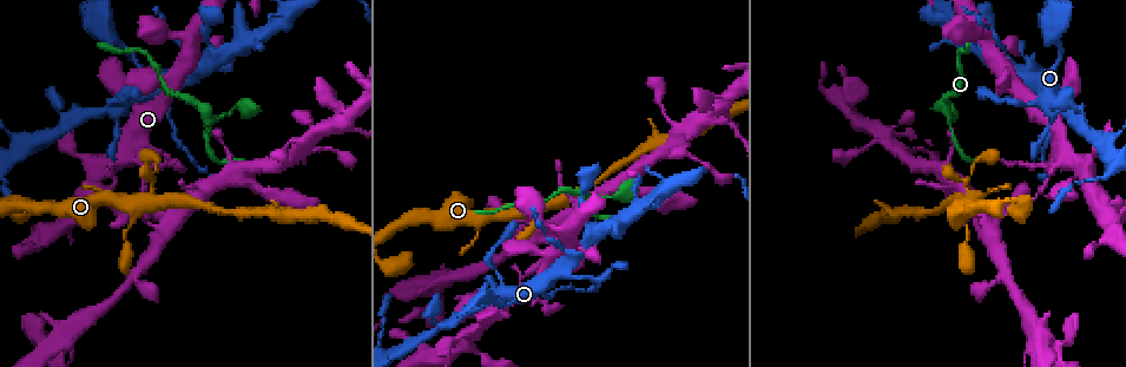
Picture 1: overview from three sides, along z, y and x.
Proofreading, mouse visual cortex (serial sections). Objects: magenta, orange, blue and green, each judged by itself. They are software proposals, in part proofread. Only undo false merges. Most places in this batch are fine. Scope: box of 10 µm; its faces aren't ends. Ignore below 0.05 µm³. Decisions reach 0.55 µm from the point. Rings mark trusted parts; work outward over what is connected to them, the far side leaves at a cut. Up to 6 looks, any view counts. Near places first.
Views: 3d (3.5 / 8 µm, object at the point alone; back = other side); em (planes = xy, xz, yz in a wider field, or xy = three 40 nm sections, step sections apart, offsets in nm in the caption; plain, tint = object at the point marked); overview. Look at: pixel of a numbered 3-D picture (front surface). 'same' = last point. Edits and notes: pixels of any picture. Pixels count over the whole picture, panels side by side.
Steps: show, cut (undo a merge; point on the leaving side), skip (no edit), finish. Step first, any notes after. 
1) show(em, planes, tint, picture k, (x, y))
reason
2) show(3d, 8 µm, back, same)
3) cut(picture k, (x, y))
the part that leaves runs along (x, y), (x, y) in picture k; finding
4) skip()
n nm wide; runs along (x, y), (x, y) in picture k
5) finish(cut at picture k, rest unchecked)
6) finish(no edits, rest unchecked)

show(3d, 3.5 µm, back, picture 1, (975, 32))

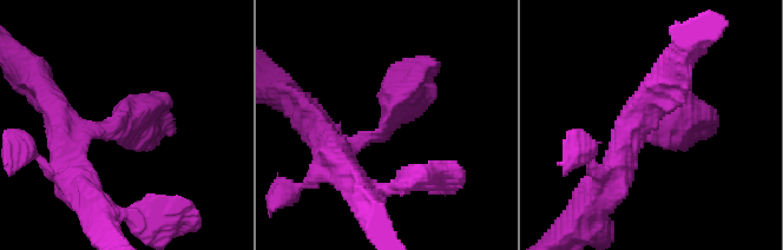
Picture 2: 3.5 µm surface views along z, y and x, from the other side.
show(em, xy, step 5, tint, picture 2, (390, 122))
now the EM

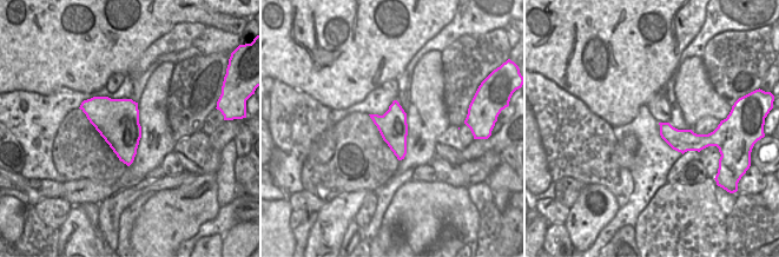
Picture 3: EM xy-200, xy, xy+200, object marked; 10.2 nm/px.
skip()
runs along (334, 153), (381, 132), (432, 63) in picture 2; one cell here

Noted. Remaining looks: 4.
show(3d, 3.5 µm, picture 1, (561, 269))
three-way junction

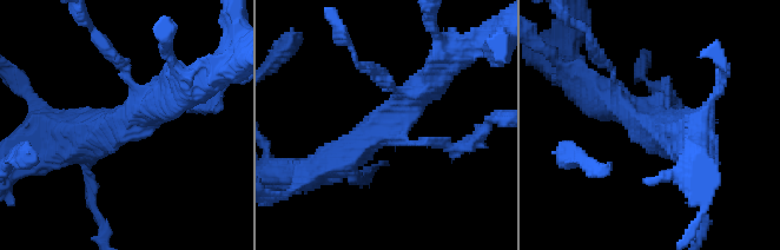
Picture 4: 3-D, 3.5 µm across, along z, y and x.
show(em, planes, tint, picture 4, (116, 125))
now the EM

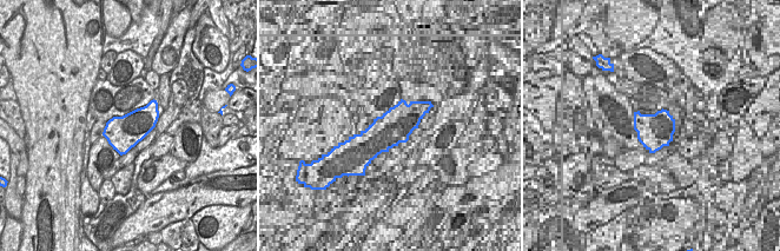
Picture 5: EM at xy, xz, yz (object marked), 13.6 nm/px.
skip()
arms of 150, 400, 450 nm; runs along (310, 175), (397, 117), (433, 78) in picture 4; all the same cell

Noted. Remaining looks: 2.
show(3d, 3.5 µm, back, picture 1, (149, 182))

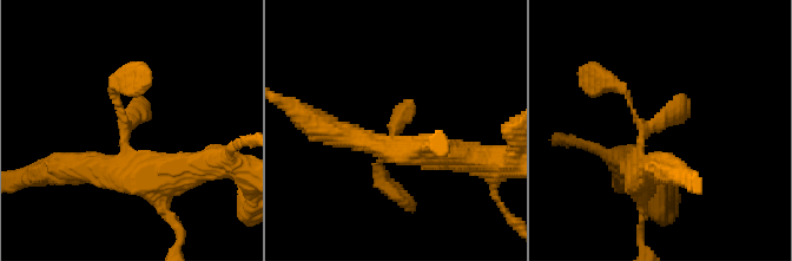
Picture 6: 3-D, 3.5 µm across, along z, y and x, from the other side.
show(em, xy, step 1, tint, picture 6, (124, 131))

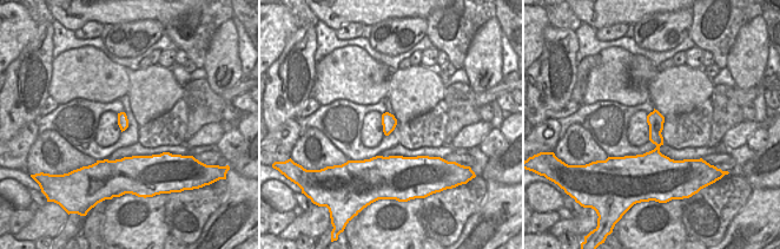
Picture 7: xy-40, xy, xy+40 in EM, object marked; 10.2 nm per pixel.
skip()
runs along (170, 171), (126, 157), (126, 77) in picture 6; one cell here

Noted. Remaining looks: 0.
finish(no edits, rest unchecked)

